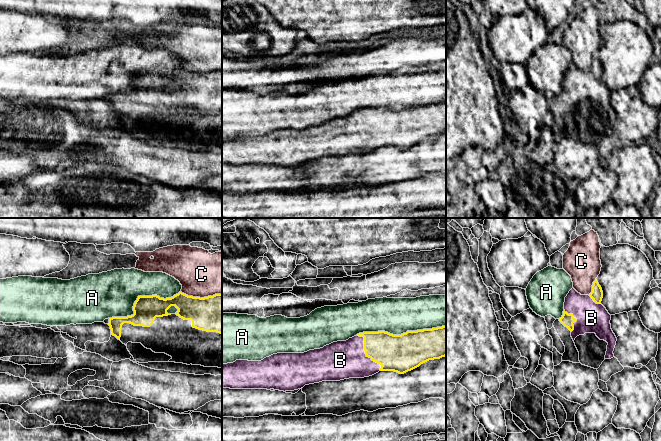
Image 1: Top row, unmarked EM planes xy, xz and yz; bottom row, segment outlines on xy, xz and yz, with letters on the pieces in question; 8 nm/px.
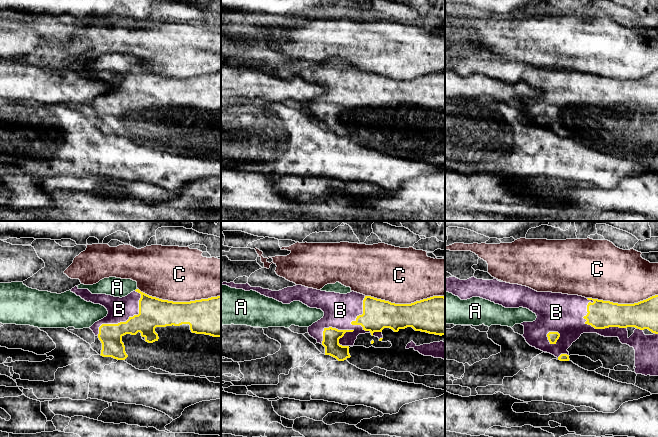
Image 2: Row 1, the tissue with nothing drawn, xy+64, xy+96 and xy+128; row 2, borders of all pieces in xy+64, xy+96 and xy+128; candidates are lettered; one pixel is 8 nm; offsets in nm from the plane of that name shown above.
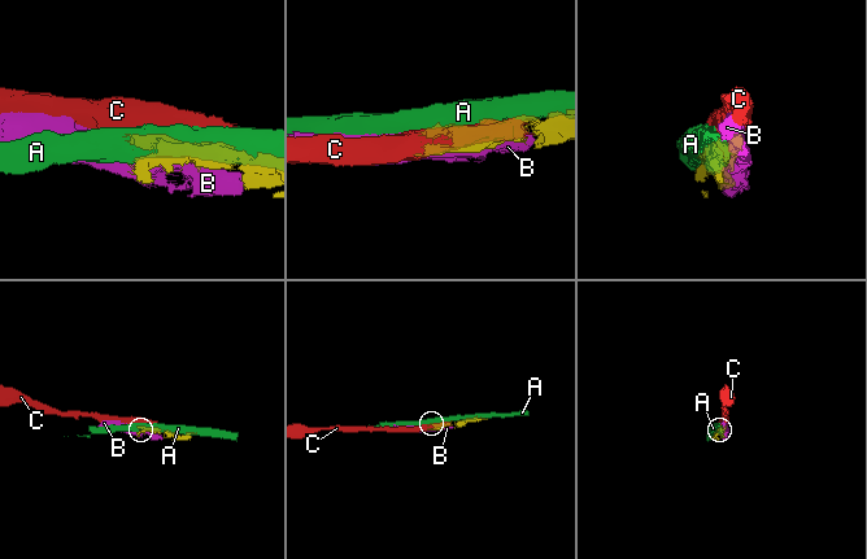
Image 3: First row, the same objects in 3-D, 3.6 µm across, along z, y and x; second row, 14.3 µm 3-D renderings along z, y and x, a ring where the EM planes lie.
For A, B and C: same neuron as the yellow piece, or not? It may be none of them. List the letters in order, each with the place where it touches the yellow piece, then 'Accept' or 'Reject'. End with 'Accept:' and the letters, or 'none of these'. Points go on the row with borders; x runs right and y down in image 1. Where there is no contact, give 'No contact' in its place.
A: Touches yellow at xz (401, 334). Reject
B: Touches yellow at xz (365, 352). Accept
C: Touches yellow at xy (201, 298). Reject
Accept: B

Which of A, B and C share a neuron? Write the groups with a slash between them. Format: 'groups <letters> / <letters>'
groups A / B / C

